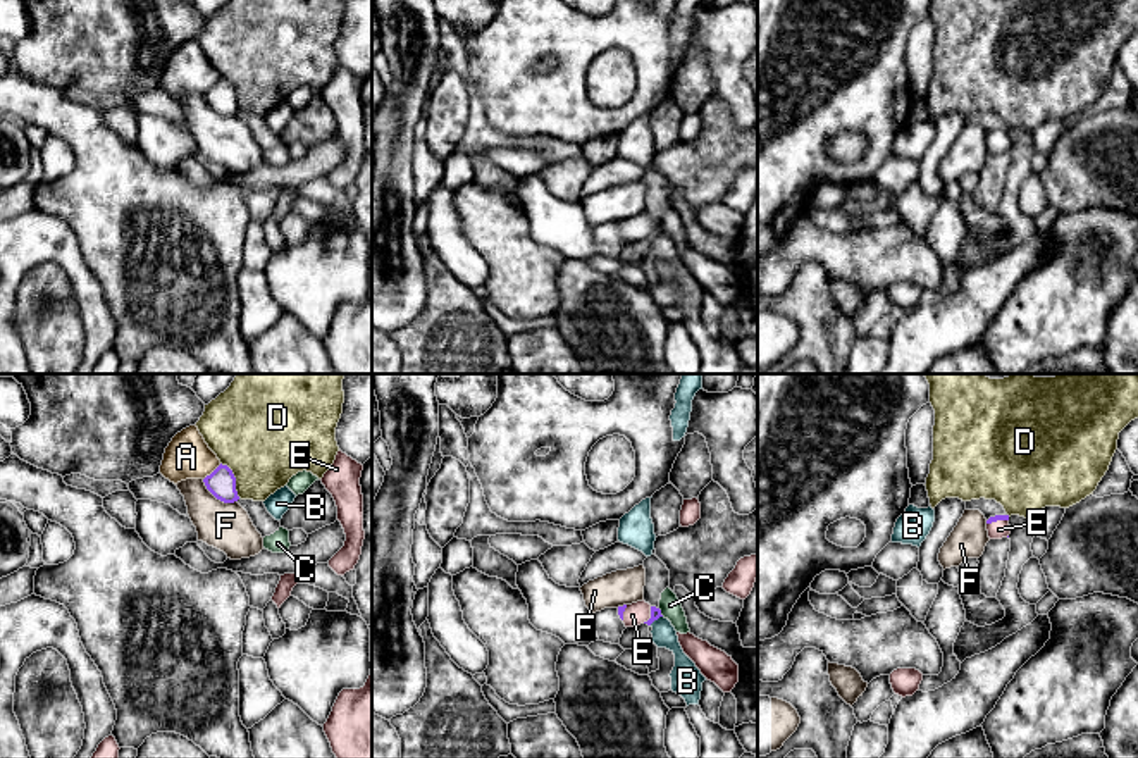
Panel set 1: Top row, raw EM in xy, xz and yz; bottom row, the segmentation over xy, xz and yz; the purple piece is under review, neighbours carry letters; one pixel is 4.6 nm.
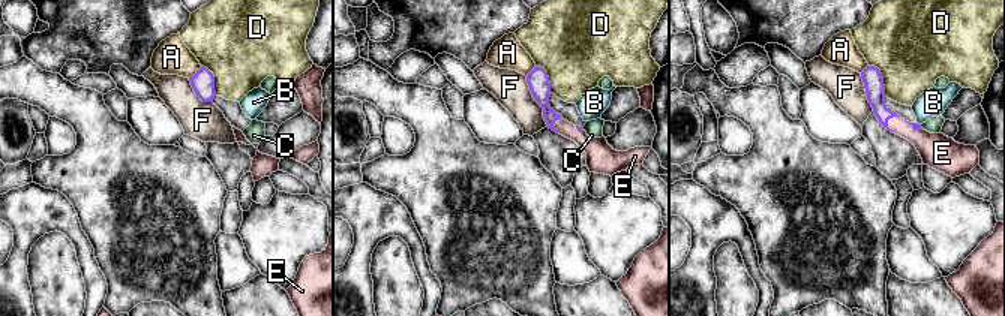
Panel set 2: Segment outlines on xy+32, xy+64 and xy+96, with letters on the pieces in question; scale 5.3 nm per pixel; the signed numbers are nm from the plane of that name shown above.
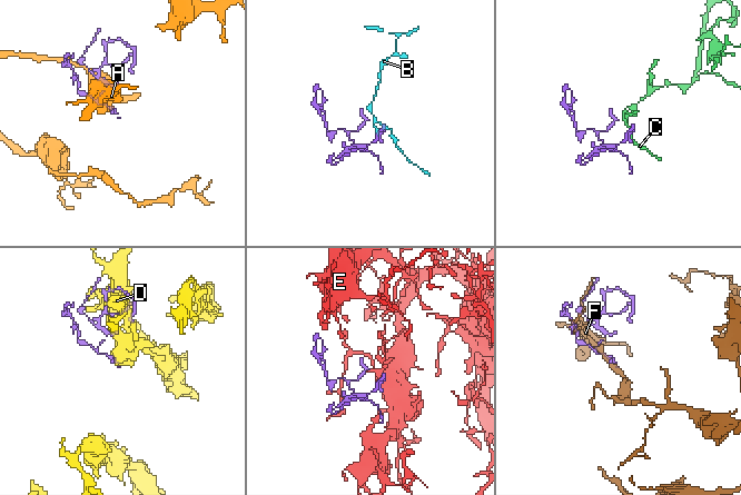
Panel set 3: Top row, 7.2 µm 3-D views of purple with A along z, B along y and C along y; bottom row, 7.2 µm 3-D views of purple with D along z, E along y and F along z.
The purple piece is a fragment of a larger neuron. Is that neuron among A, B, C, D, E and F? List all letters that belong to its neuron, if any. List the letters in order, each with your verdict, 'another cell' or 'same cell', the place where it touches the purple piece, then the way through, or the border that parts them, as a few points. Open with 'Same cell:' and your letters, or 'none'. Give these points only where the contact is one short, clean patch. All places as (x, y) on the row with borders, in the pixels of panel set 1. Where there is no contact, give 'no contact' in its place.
Same cell: E
A: another cell; meets purple in xy at (214, 471)
B: another cell; meets purple in xz at (655, 619); border along xz (661, 615), (649, 624)
C: another cell; meets purple in xz at (660, 612); border along xz (658, 608), (663, 615)
D: another cell; meets purple in xy at (235, 479)
E: same cell; meets purple in yz at (997, 519); runs through yz (997, 517), (997, 519), (999, 529)
F: another cell; meets purple in xy at (217, 498)

